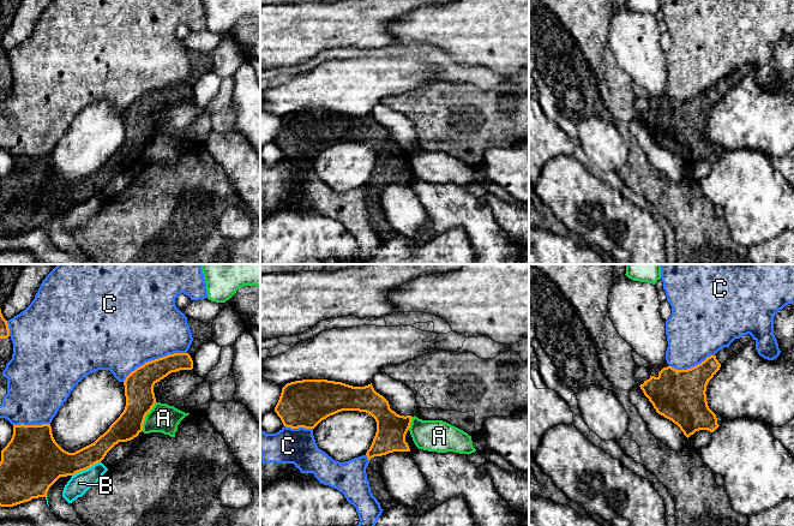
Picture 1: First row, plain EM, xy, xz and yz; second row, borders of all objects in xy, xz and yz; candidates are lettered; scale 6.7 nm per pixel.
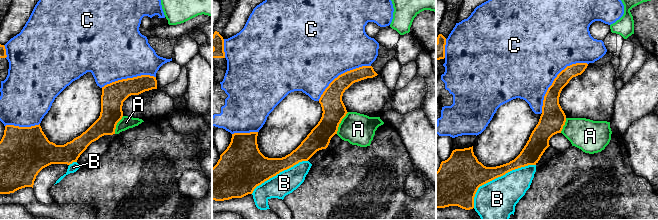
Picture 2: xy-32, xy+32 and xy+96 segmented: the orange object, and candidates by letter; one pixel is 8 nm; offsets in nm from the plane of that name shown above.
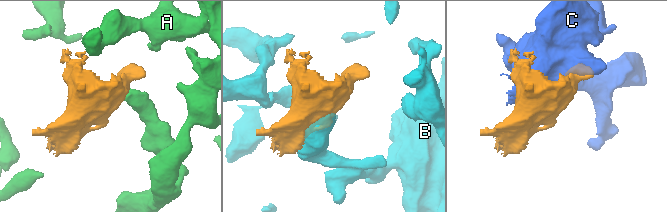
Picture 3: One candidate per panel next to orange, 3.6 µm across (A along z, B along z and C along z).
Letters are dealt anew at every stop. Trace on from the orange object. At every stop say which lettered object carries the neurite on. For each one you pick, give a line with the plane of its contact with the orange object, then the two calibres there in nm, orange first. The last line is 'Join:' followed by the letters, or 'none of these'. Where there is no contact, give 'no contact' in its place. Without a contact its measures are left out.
Join: none of these

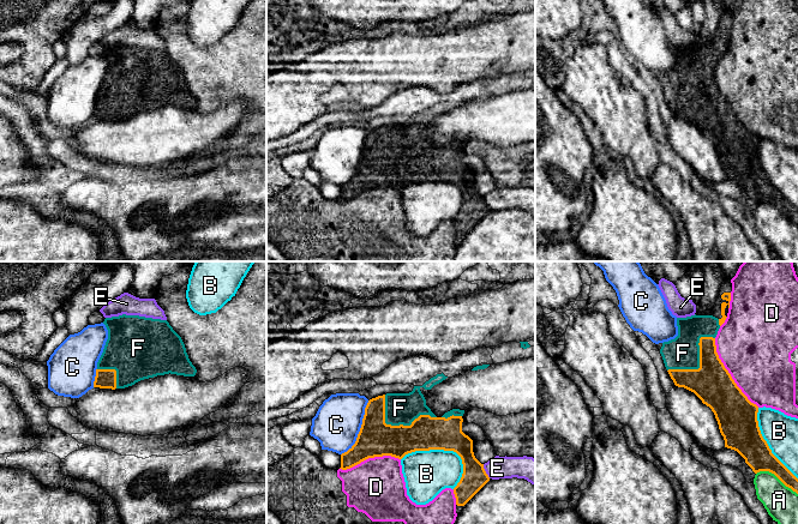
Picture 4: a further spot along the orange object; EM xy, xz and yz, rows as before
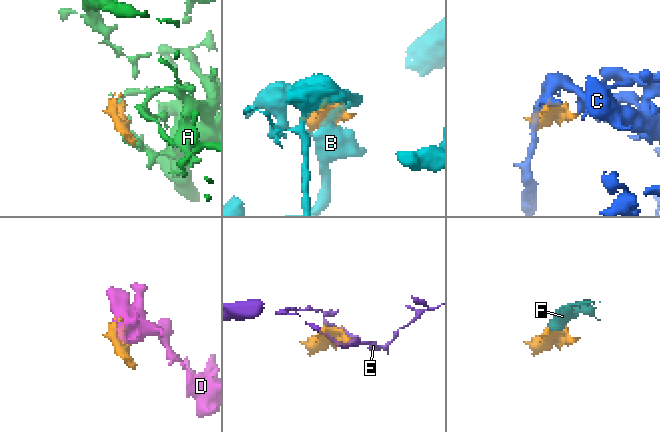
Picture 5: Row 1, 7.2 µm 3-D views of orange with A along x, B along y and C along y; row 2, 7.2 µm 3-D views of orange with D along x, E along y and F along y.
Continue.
F: meets orange in xz; 240 nm thick on the orange side, 200 nm on the other
Join: F

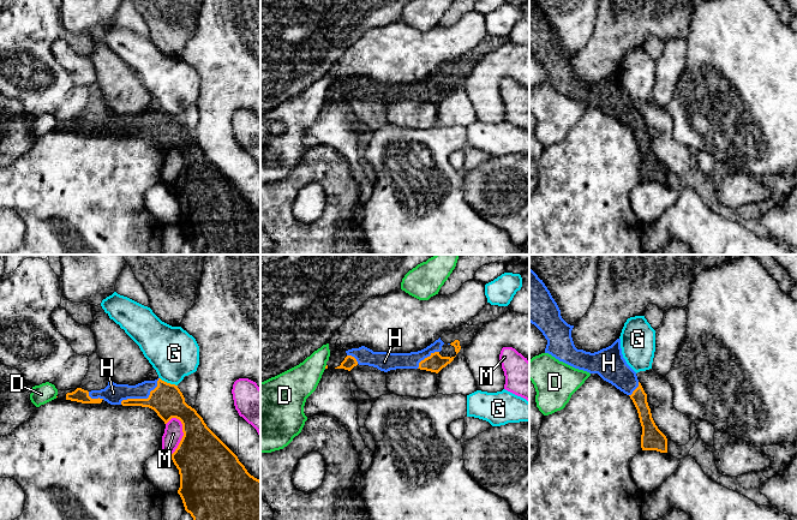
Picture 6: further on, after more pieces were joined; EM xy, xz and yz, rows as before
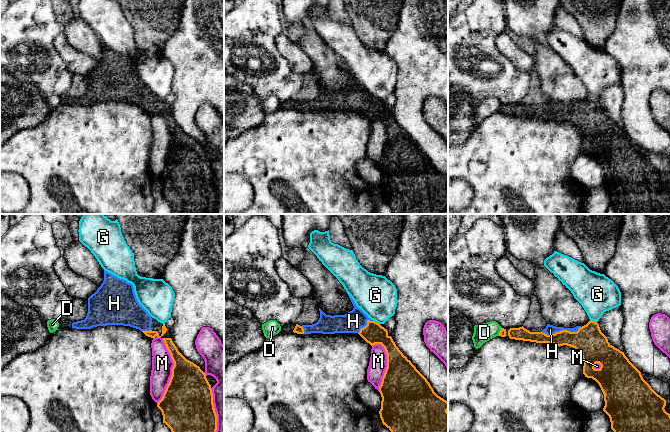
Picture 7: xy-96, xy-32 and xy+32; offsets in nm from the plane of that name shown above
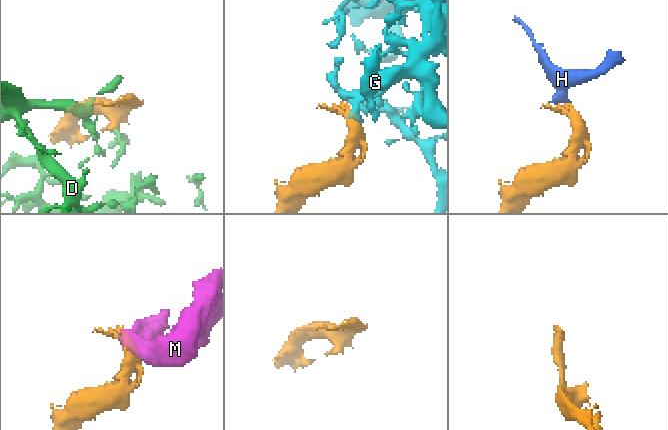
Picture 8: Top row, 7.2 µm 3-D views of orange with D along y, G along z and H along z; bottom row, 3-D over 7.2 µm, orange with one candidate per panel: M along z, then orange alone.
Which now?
H: meets orange in xy; 220 nm thick on the orange side, 140 nm on the other
Join: H

